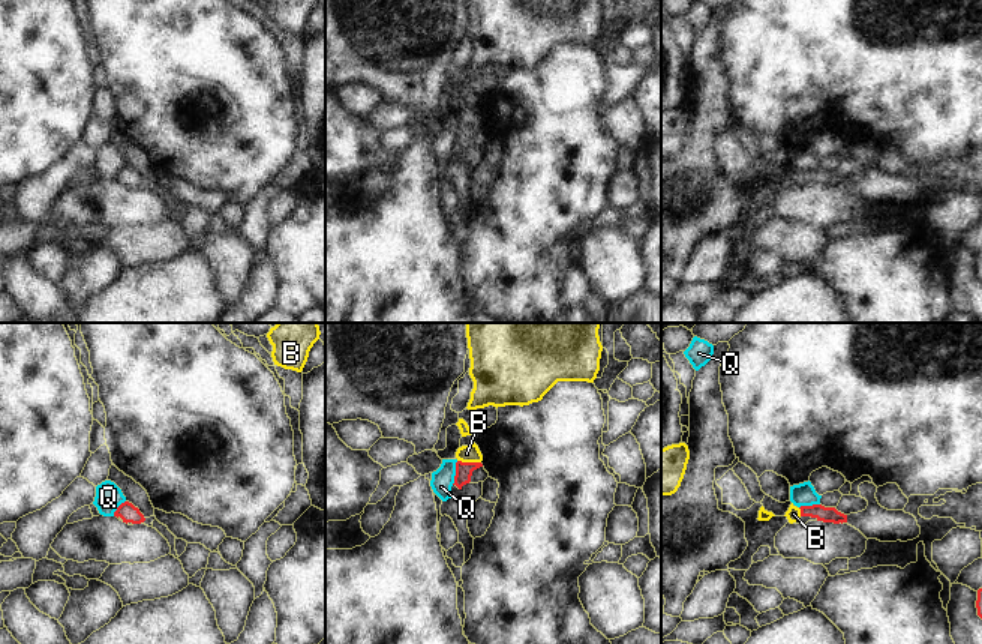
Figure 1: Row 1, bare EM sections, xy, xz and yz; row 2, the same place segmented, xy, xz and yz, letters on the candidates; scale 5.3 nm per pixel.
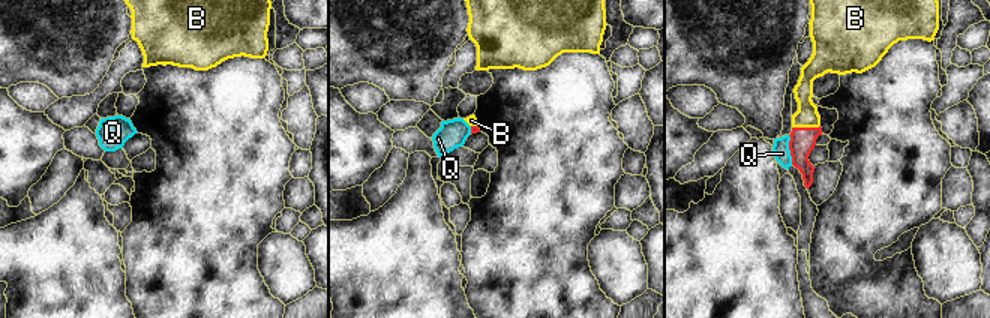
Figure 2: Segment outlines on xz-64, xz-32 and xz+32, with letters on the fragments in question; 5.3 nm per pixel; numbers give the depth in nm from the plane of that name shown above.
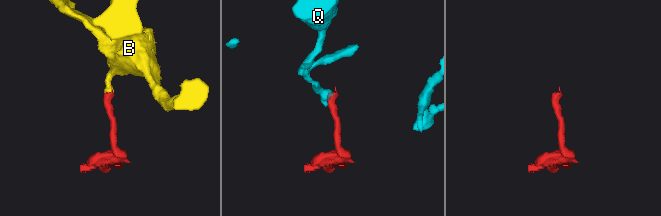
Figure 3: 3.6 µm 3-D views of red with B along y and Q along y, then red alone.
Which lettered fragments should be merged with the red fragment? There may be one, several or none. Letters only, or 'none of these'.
B.

